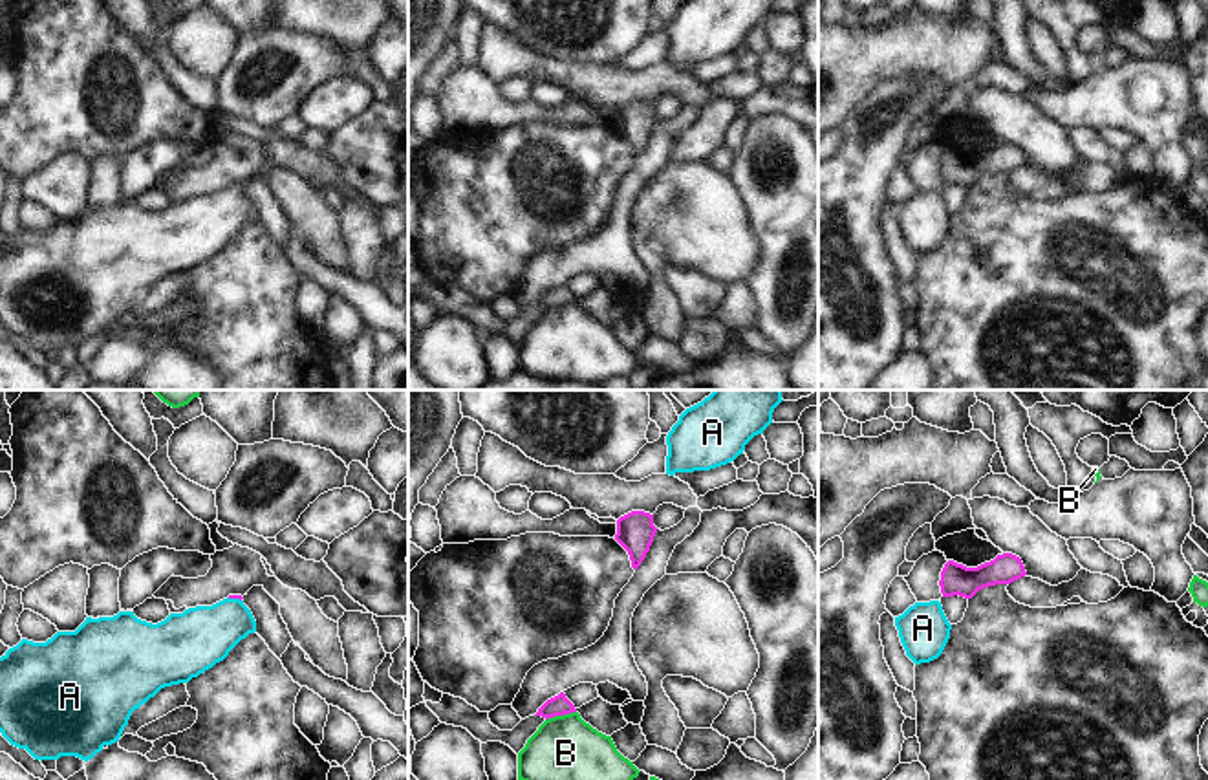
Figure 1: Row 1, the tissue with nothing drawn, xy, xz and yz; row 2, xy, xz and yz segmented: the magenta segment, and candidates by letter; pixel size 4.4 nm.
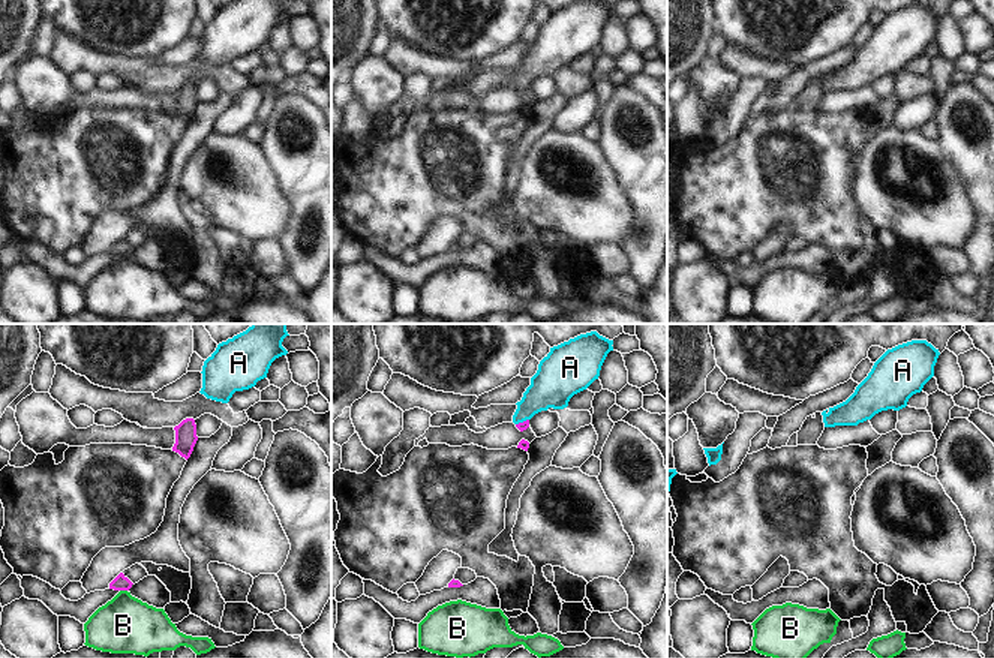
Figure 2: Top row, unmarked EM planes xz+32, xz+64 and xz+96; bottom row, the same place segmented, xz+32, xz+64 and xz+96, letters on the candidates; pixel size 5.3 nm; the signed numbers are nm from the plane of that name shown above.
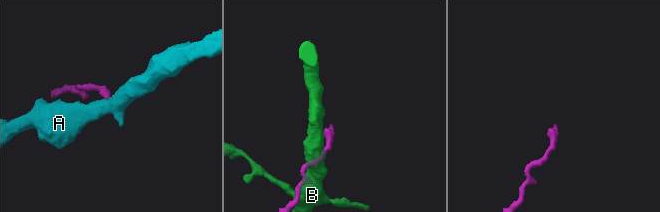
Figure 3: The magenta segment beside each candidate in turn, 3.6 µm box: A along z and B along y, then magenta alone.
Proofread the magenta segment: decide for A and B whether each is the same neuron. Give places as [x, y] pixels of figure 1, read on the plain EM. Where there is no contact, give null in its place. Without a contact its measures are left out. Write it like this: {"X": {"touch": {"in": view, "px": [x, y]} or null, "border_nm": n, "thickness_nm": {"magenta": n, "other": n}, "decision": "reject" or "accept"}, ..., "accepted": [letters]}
{"A": {"touch": {"in": "xy", "px": [235, 187]}, "border_nm": 70, "thickness_nm": {"magenta": 20, "other": 280}, "decision": "accept"}, "B": {"touch": {"in": "xz", "px": [560, 304]}, "border_nm": 140, "thickness_nm": {"magenta": 90, "other": 320}, "decision": "reject"}, "accepted": ["A"]}

